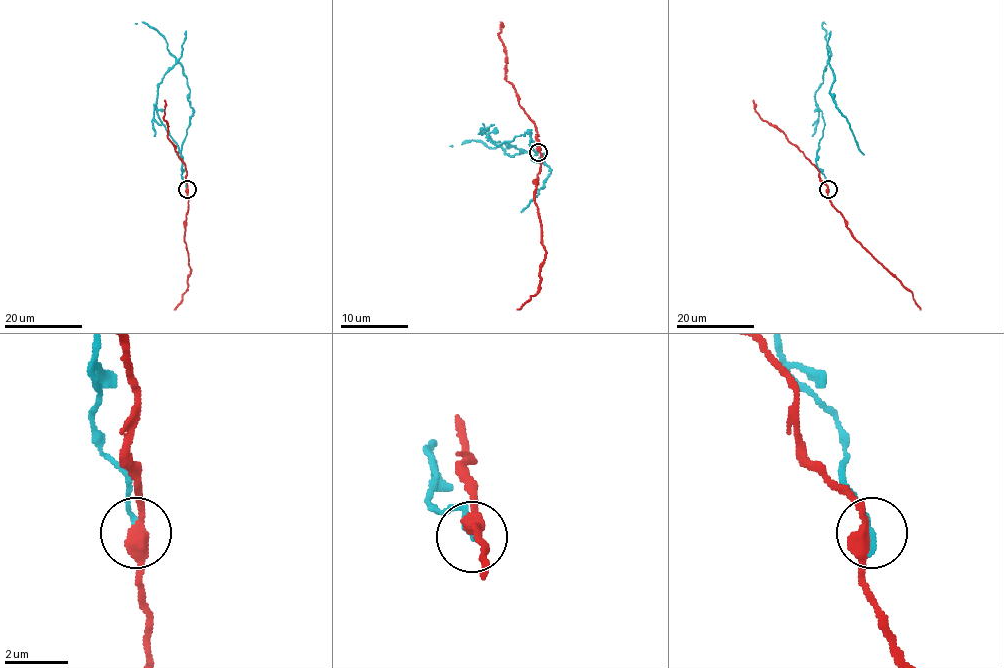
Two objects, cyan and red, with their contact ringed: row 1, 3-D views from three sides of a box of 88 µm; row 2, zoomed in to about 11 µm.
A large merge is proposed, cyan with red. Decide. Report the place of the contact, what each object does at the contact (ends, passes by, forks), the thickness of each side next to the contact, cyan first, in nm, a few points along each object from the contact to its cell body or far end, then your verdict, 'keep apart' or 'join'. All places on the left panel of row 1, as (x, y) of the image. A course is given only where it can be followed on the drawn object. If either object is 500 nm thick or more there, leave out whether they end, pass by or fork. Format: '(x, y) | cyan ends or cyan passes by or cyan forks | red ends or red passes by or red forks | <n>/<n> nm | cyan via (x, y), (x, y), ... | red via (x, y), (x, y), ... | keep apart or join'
(187, 189) | cyan ends | red passes by | 200/400 nm | cyan via (187, 189), (177, 143), (156, 111), (157, 85), (179, 63), (193, 110), (176, 155) | red via (187, 189), (185, 234), (191, 273), (188, 290), (174, 309) | keep apart

